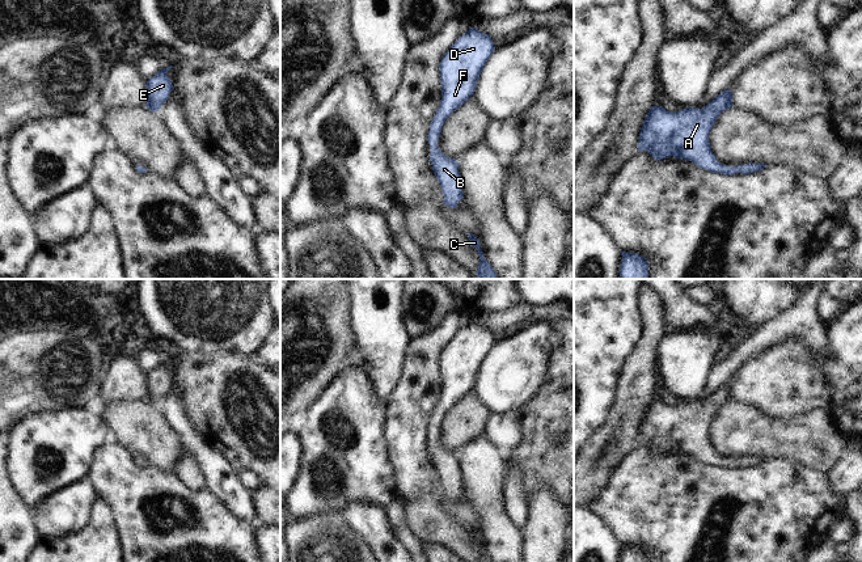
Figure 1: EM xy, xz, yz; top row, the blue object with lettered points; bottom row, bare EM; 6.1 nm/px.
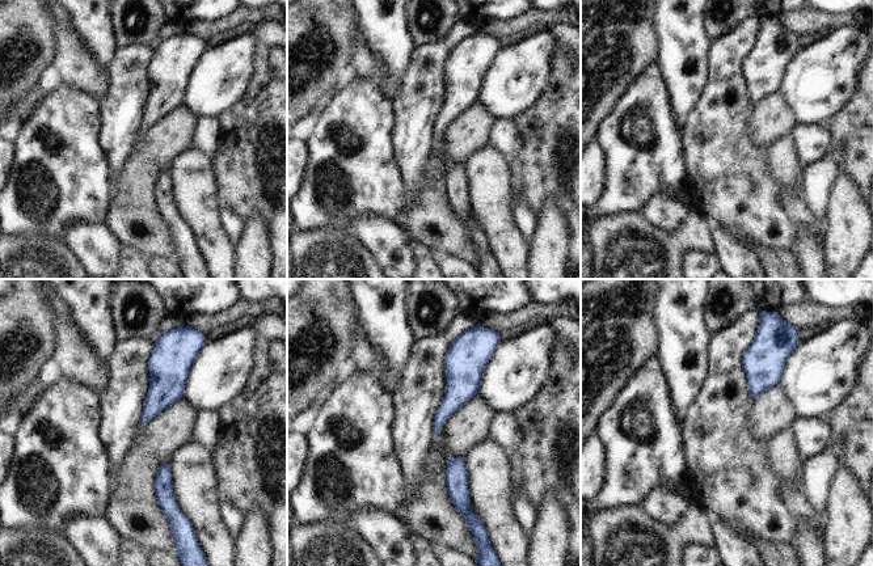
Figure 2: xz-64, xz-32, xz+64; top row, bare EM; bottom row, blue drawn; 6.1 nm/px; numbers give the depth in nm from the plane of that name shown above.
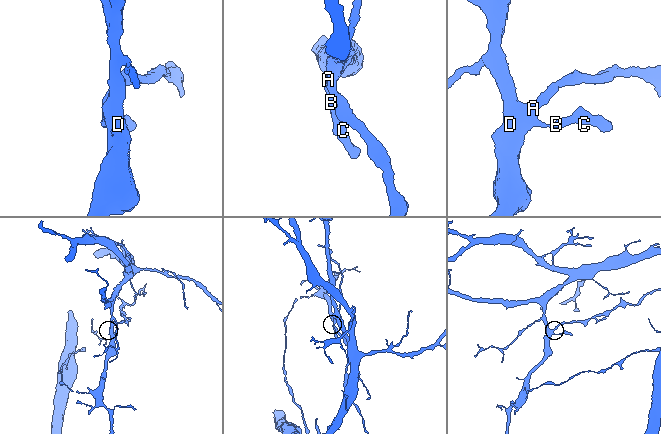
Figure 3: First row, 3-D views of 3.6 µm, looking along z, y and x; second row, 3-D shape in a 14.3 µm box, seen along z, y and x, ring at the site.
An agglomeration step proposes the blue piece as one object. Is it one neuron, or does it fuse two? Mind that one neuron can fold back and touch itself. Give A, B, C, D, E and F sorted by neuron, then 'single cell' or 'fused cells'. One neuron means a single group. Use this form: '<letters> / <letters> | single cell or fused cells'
A B C D E F | single cell

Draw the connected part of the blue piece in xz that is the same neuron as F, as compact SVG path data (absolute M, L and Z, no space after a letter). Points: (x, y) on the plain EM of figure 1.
M470 321L456 333L439 358L441 393L431 415L427 435L431 441L432 464L440 477L444 498L449 502L456 502L464 491L461 468L459 455L447 451L438 441L438 434L447 411L473 389L479 368L494 345L491 330Z

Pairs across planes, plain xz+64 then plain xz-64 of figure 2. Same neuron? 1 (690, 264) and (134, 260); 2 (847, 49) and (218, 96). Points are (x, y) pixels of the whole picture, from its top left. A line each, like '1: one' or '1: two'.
1: two
2: one

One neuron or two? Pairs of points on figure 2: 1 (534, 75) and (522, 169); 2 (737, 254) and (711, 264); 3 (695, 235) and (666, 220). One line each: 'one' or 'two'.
1: two
2: two
3: two

